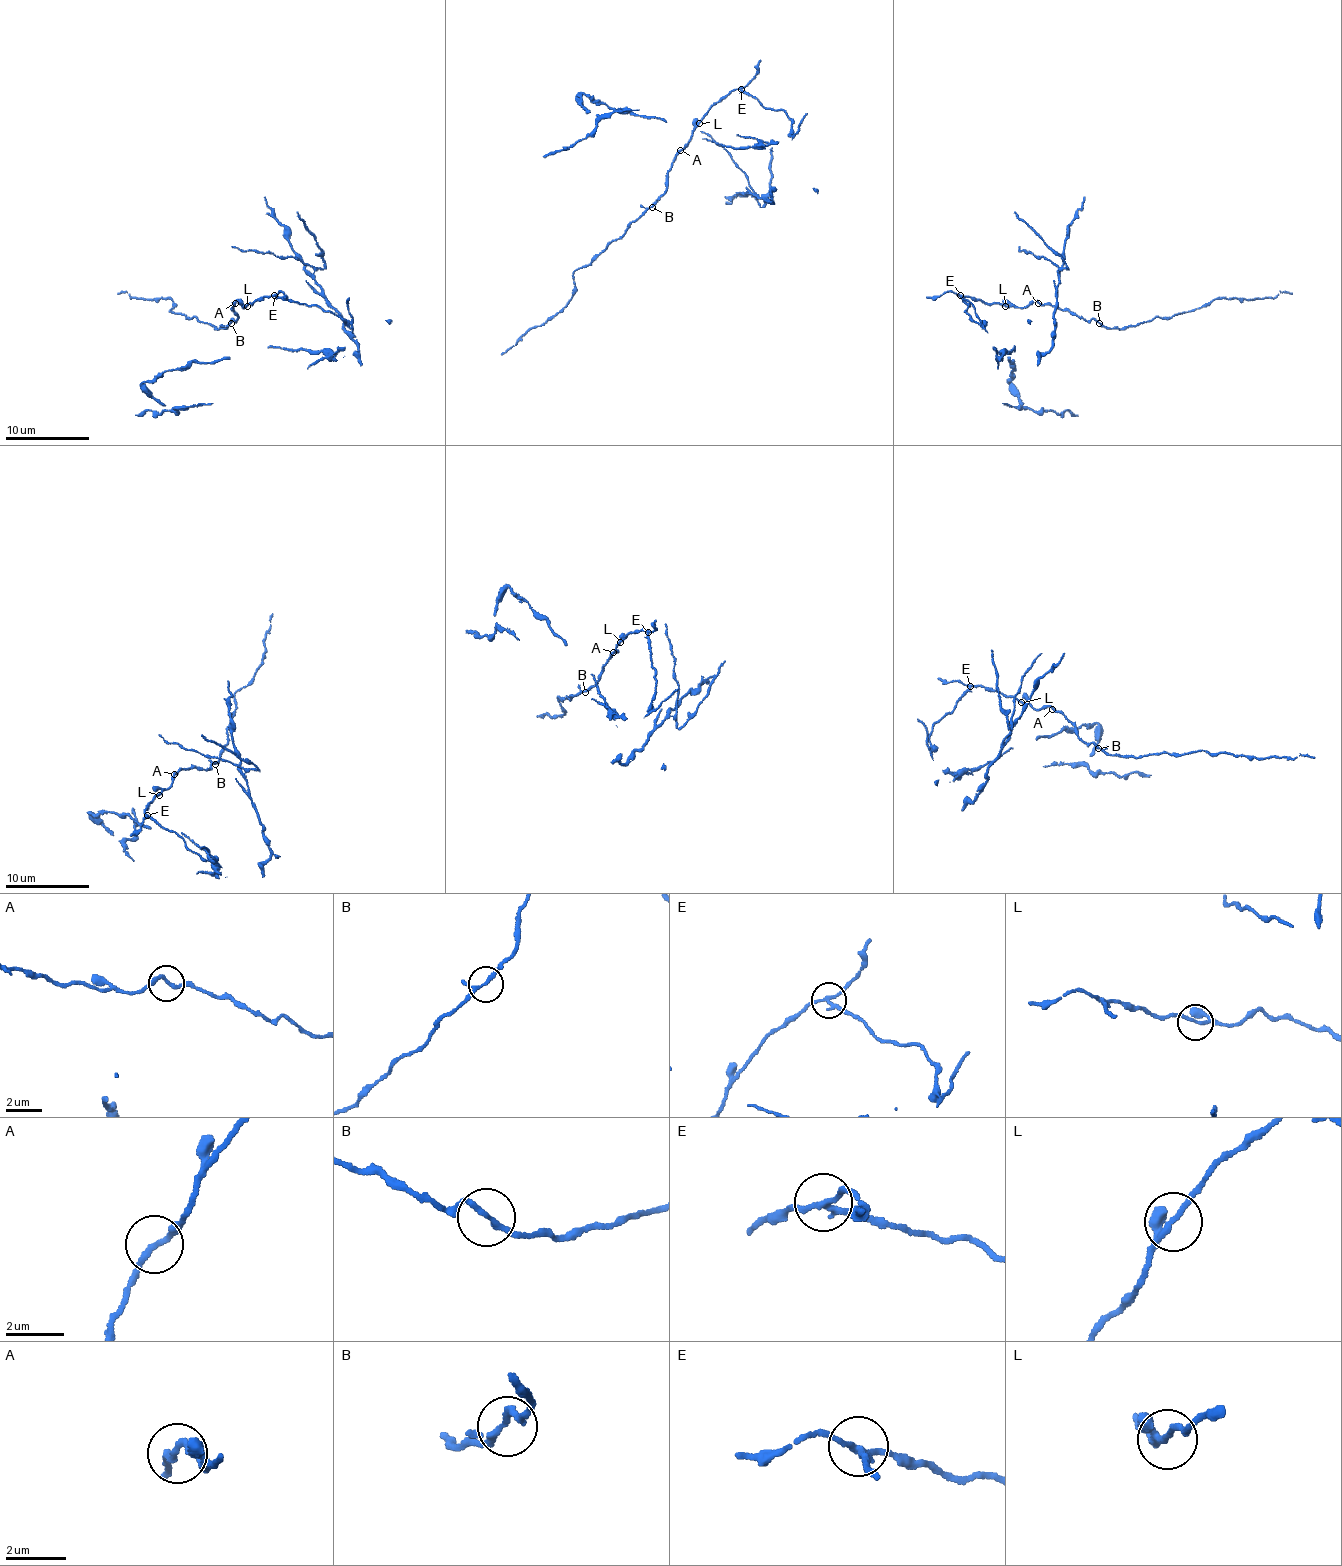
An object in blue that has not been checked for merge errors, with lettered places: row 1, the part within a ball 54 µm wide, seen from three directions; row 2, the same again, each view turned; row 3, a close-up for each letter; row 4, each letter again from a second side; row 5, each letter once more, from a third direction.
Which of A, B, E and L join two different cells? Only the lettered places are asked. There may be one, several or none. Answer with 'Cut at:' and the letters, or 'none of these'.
Cut at: E

